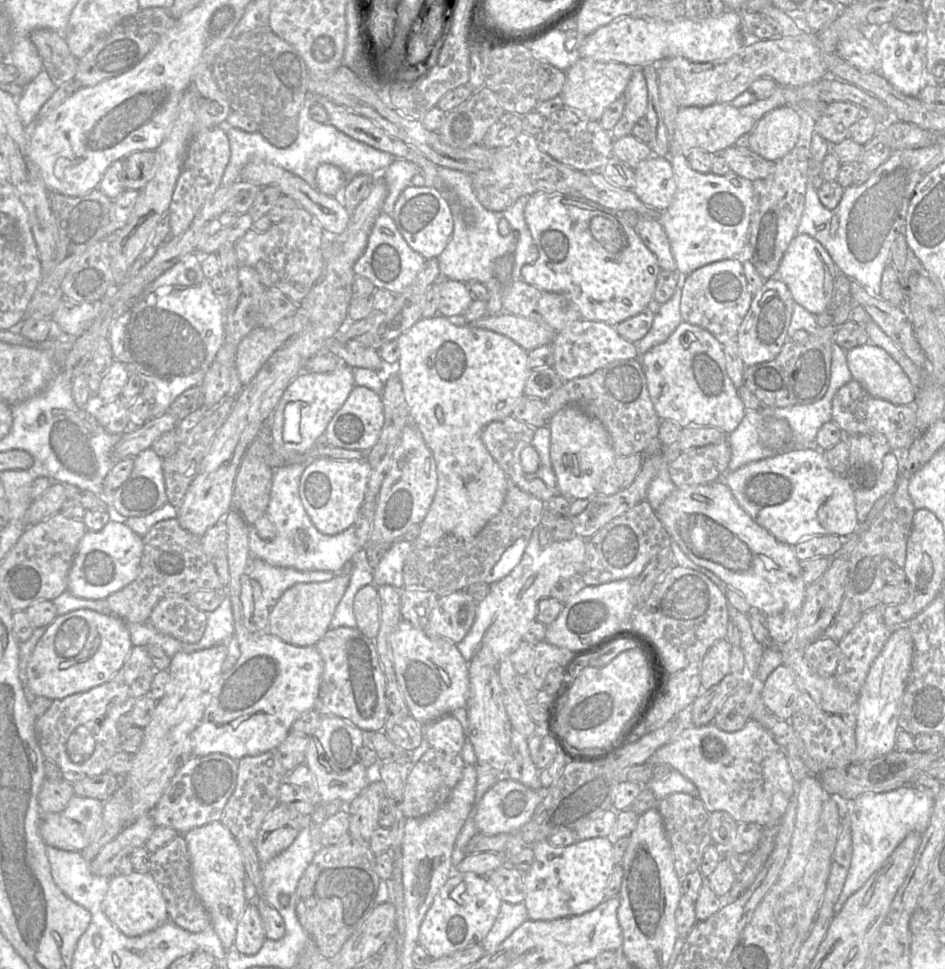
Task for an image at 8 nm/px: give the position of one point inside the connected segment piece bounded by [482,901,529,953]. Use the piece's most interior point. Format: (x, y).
(511, 916)

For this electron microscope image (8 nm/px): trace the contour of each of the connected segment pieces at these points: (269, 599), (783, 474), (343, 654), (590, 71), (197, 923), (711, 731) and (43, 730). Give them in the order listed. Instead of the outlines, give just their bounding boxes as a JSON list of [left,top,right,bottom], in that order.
[[245,558,335,608],[721,448,859,546],[314,628,389,732],[560,58,633,121],[149,834,211,933],[648,719,795,827],[35,646,155,783]]

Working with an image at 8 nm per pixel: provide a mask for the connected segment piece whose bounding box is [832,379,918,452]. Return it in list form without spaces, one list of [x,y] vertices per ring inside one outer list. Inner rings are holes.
[[[854,379],[842,386],[835,394],[832,400],[832,421],[845,435],[880,433],[885,436],[893,451],[907,451],[918,437],[915,403],[896,405],[875,398]]]

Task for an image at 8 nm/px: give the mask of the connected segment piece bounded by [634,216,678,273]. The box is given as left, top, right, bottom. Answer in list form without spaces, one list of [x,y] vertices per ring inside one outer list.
[[[640,217],[634,227],[646,247],[655,255],[662,270],[677,272],[668,237],[657,217]]]

